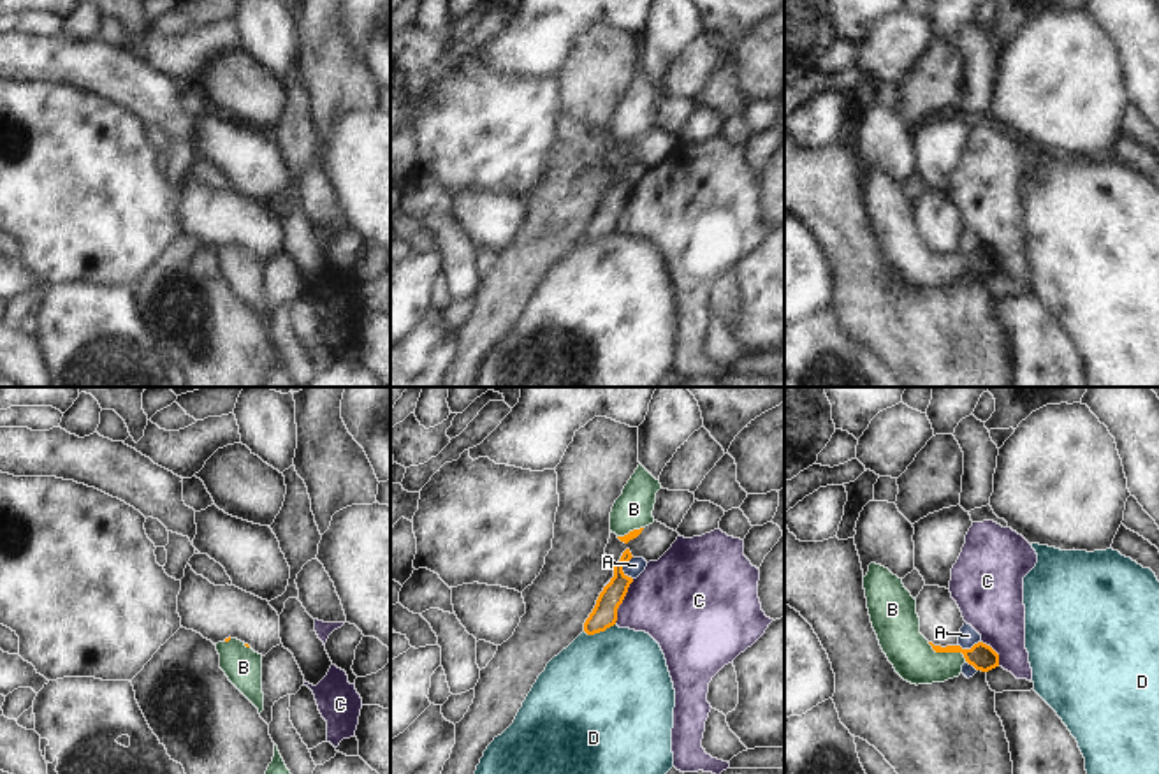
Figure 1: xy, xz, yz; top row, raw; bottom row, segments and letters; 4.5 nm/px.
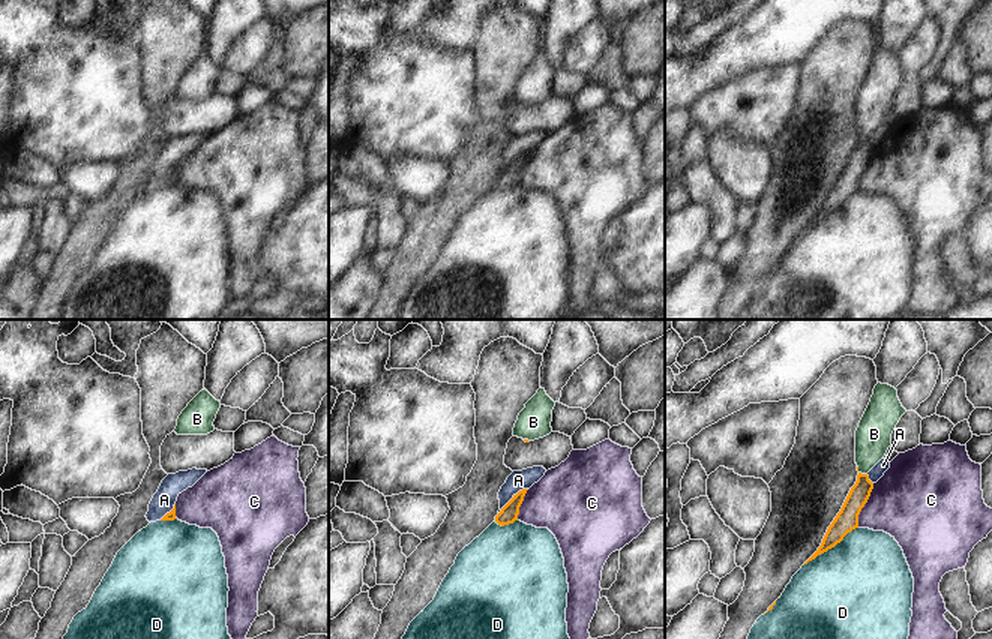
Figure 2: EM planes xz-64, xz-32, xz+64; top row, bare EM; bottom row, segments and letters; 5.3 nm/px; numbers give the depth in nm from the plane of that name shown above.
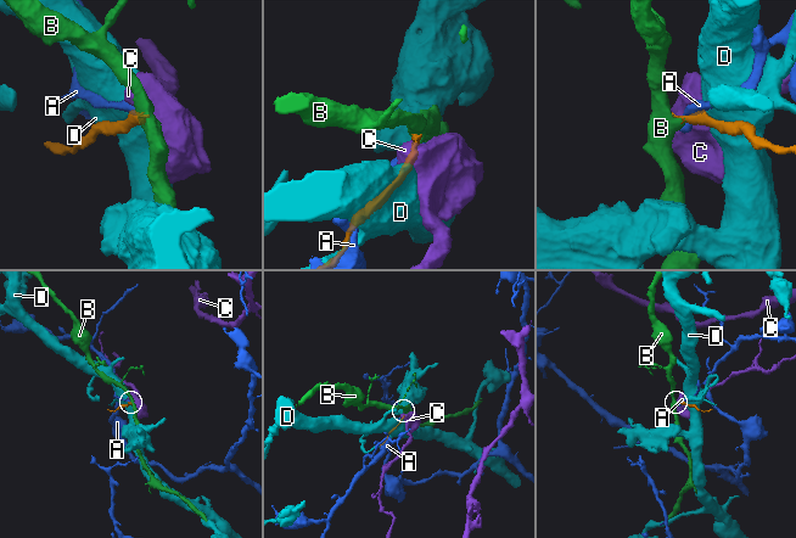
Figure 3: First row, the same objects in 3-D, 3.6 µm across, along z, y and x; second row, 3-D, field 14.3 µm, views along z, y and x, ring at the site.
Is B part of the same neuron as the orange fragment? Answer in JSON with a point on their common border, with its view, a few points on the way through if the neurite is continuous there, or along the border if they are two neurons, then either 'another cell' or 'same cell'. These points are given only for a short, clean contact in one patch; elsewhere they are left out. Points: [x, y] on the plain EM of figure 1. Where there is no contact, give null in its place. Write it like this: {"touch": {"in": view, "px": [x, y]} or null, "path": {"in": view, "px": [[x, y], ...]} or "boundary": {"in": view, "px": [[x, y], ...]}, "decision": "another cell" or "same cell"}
{"touch": {"in": "yz", "px": [948, 257]}, "path": {"in": "yz", "px": [[982, 262], [948, 257], [941, 264], [913, 264]]}, "decision": "same cell"}

